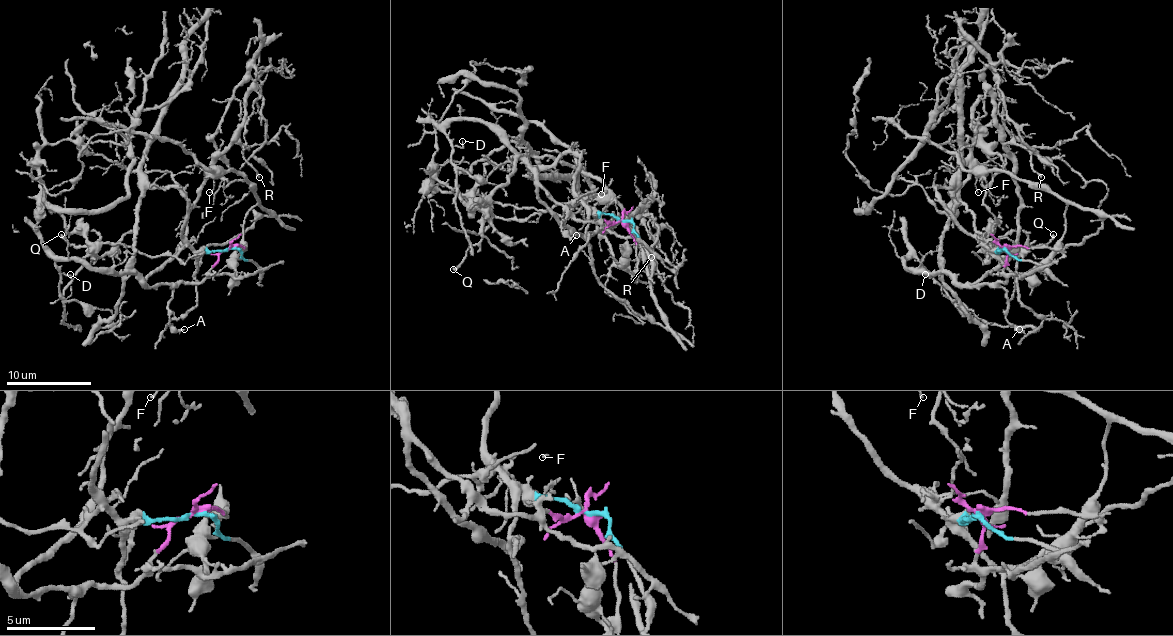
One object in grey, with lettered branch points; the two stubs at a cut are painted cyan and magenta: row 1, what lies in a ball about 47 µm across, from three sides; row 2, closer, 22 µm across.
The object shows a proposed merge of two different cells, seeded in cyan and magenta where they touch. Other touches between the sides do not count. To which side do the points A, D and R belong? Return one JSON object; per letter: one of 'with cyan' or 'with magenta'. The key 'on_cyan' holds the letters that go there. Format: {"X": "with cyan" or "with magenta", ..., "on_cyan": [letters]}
{"A": "with magenta", "D": "with magenta", "R": "with magenta", "on_cyan": []}

